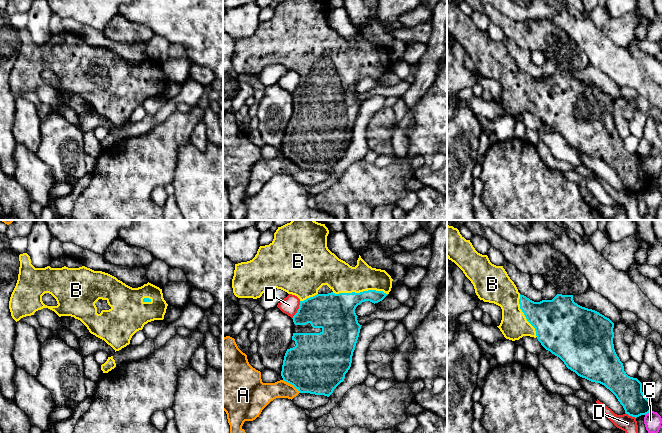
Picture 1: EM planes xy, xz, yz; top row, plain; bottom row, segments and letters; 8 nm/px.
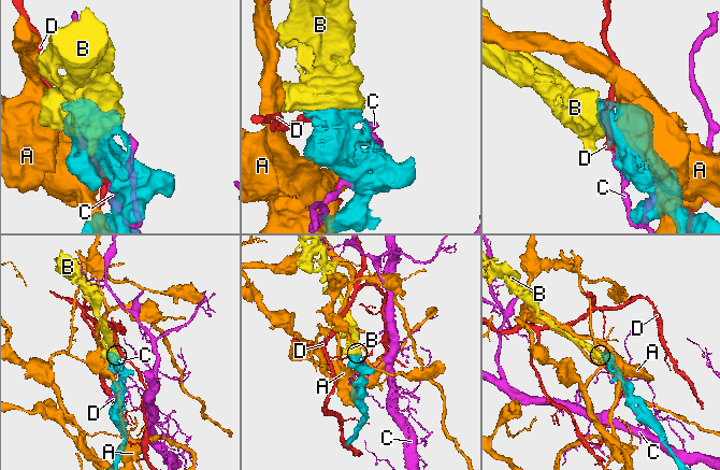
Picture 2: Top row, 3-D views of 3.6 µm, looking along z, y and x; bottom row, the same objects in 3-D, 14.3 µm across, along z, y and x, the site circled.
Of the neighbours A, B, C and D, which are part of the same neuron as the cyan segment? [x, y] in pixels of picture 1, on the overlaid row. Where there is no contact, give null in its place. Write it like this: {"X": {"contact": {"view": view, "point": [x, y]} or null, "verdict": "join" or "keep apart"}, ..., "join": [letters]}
{"A": {"contact": {"view": "xz", "point": [291, 384]}, "verdict": "keep apart"}, "B": {"contact": {"view": "xz", "point": [360, 292]}, "verdict": "join"}, "C": {"contact": {"view": "yz", "point": [647, 413]}, "verdict": "keep apart"}, "D": {"contact": {"view": "xz", "point": [298, 310]}, "verdict": "keep apart"}, "join": ["B"]}

